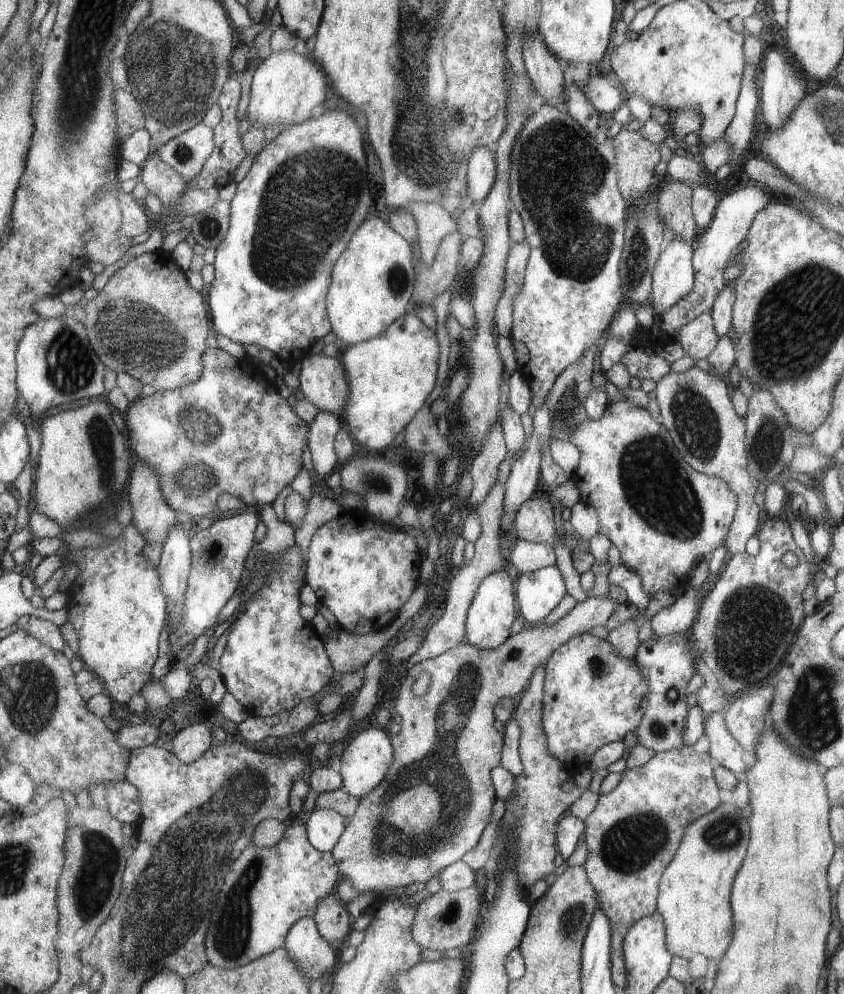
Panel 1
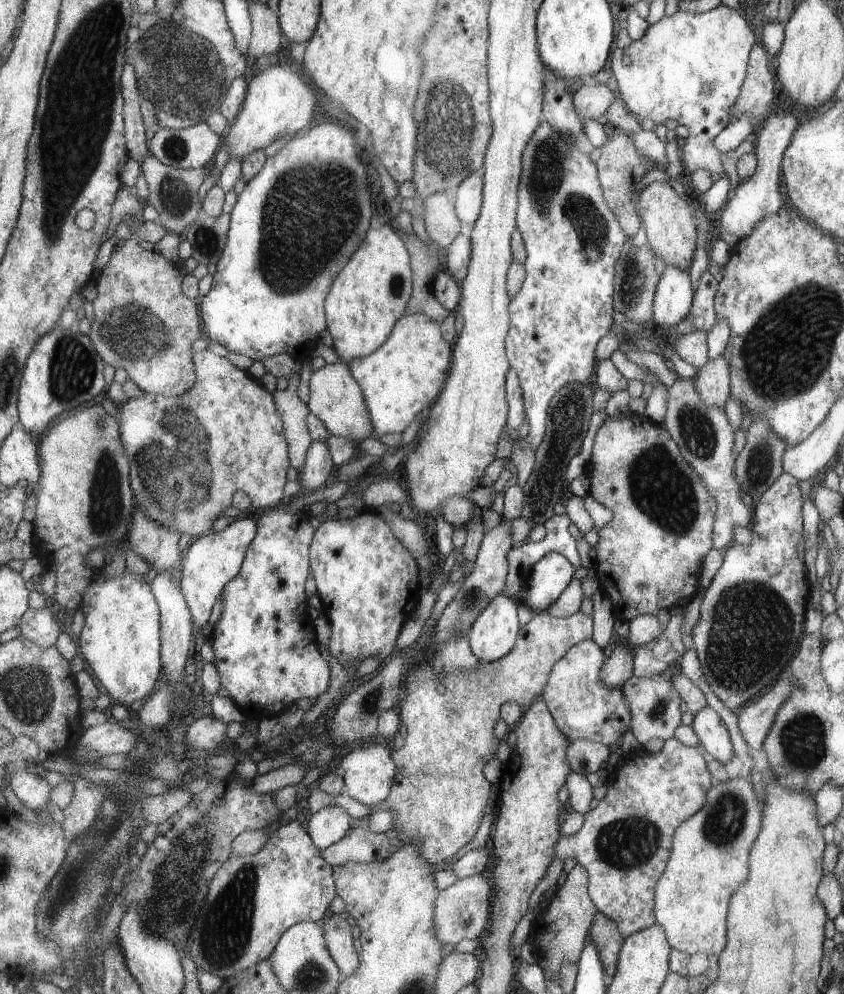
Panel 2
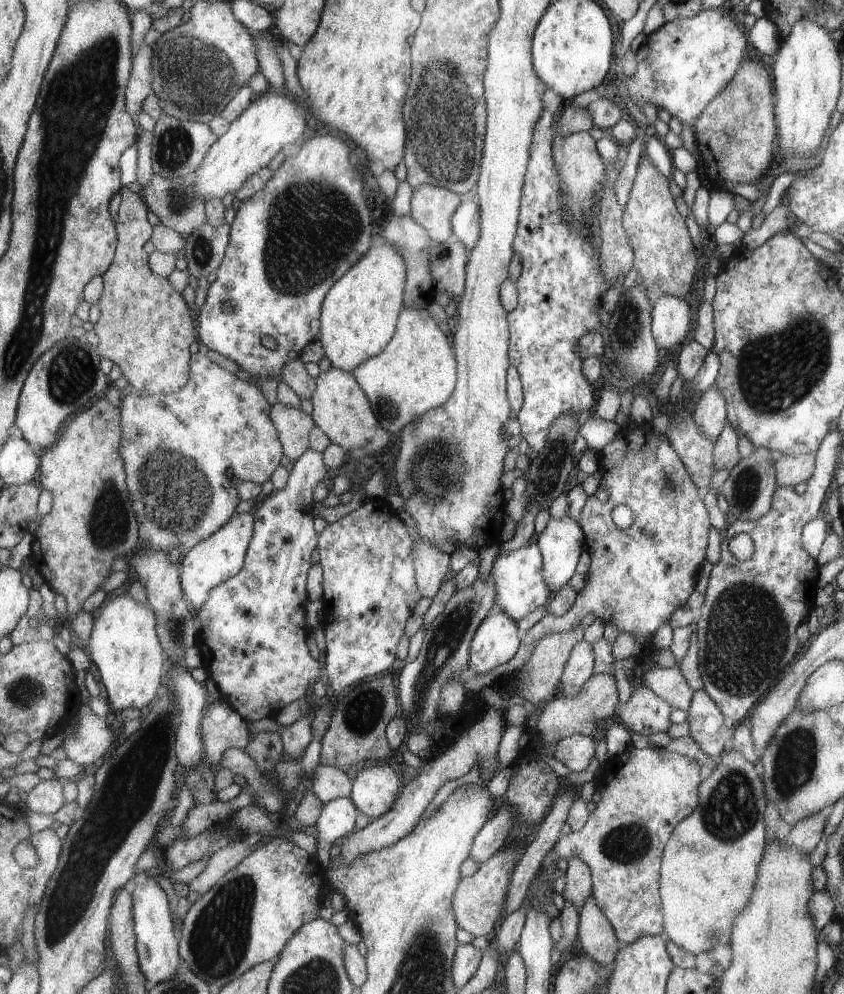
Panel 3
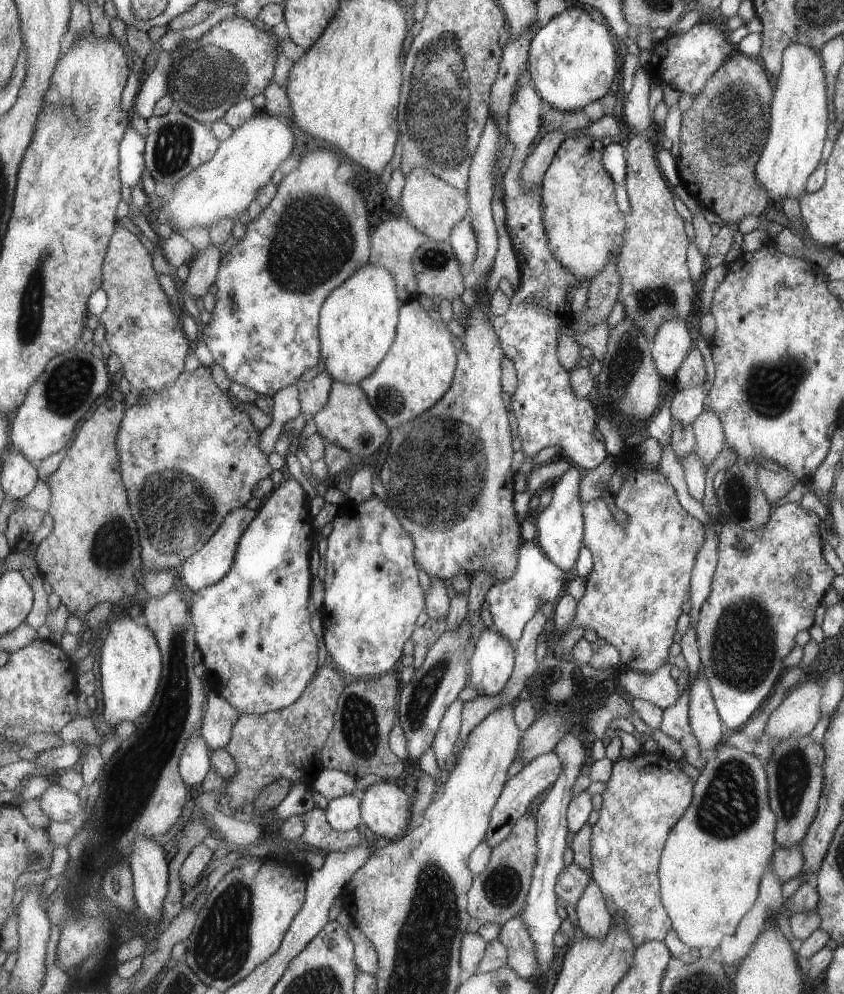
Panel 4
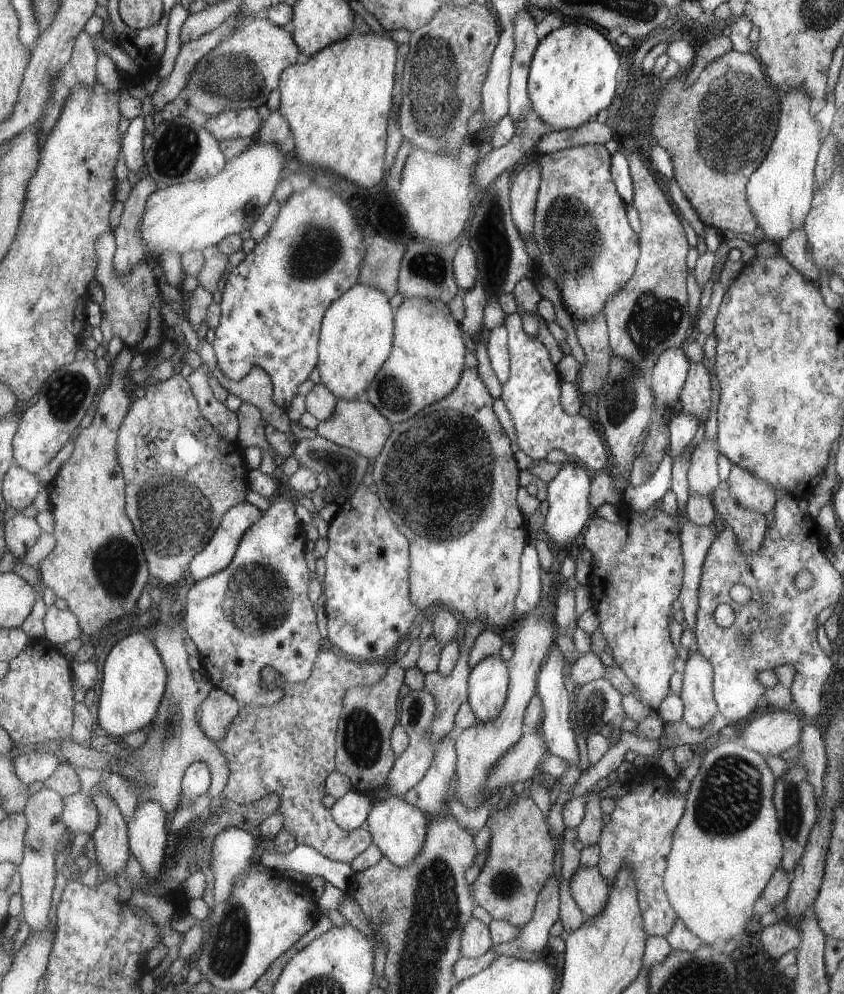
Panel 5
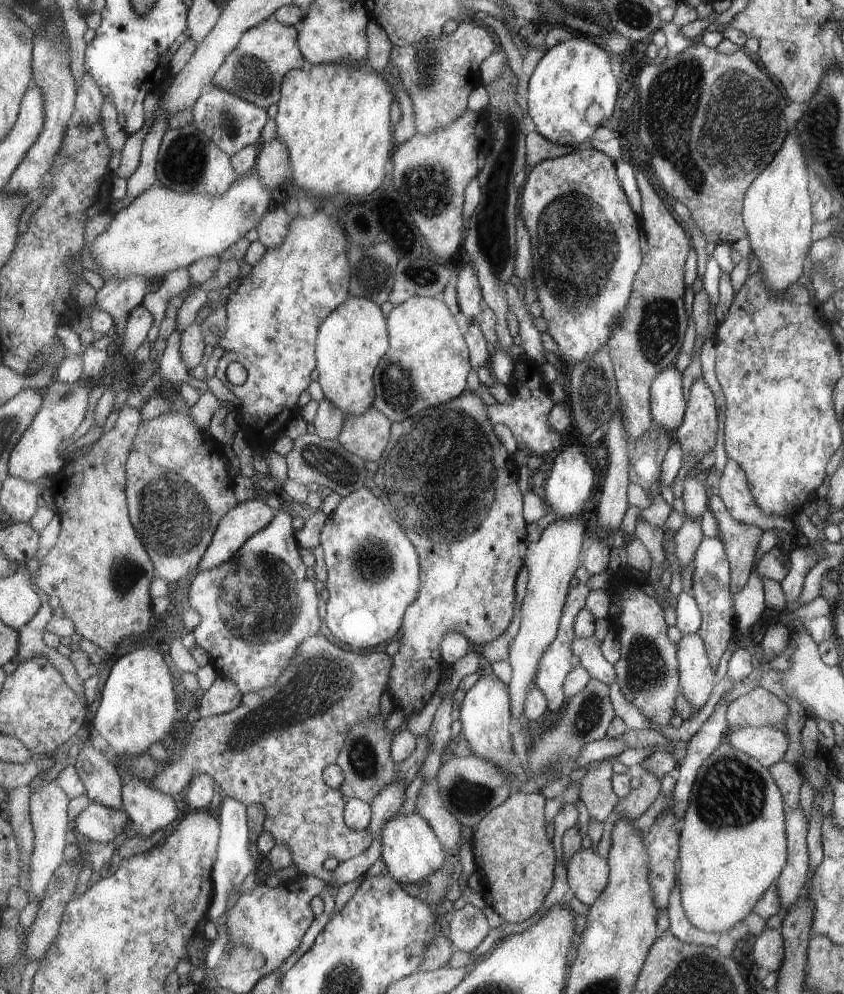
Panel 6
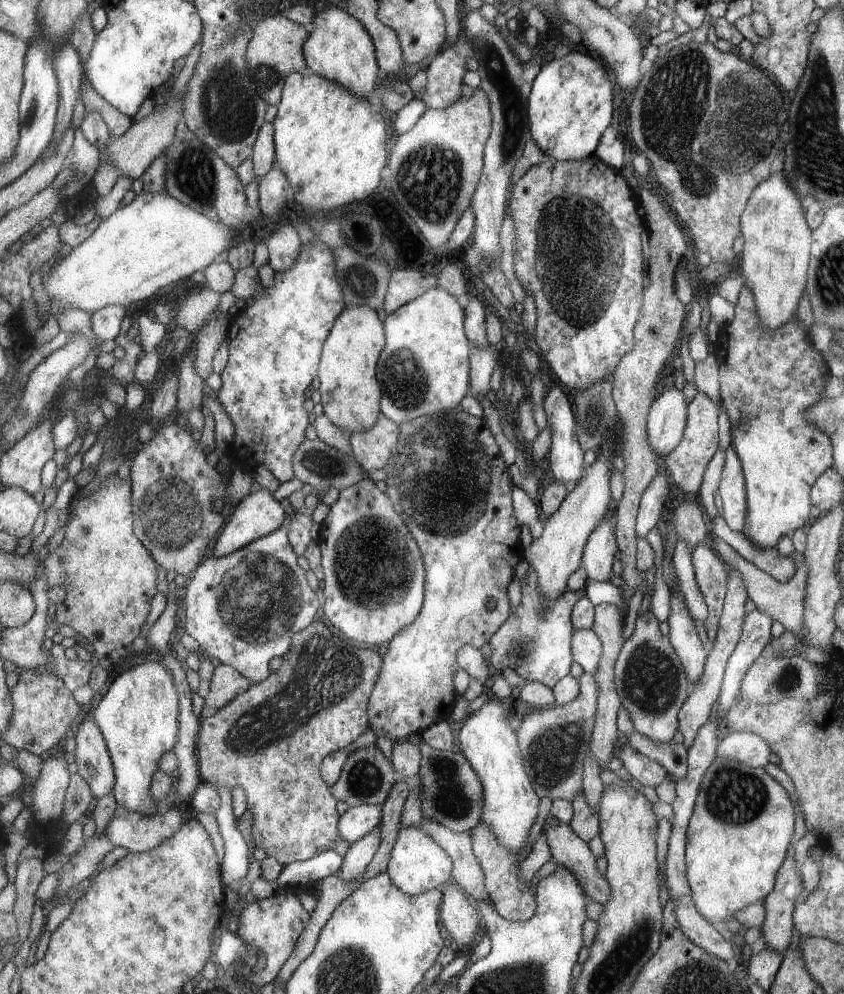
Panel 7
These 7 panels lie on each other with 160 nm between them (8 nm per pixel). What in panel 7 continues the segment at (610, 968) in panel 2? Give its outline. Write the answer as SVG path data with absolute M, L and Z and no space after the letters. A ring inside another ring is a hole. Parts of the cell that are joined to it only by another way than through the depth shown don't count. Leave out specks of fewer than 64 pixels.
M549 815L544 824L545 832L549 832L552 857L559 866L570 868L587 892L592 902L605 904L609 900L609 887L597 870L596 858L588 848L588 842L577 836L569 824L560 822Z

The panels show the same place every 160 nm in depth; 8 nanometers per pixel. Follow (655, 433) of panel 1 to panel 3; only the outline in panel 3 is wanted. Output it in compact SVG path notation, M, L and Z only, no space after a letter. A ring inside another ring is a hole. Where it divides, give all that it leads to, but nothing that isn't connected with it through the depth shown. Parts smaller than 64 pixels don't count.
M650 422L641 425L626 424L617 432L617 436L597 452L599 459L599 488L601 496L597 506L585 506L579 524L585 532L585 550L589 553L590 568L586 573L586 585L580 592L575 606L564 616L557 617L548 613L540 622L526 632L522 639L522 646L516 658L507 665L497 666L486 674L470 675L469 685L472 690L480 690L505 674L517 673L531 658L535 644L545 638L549 632L564 632L581 625L581 620L591 612L605 624L617 628L619 633L633 634L635 640L645 640L645 651L651 652L650 646L653 632L663 623L667 623L669 616L681 606L687 596L693 592L695 574L705 558L705 544L707 544L707 530L709 530L709 516L707 510L697 494L694 480L690 472L683 466L677 452L671 447L669 439L664 435L654 435ZM617 505L627 506L631 510L633 522L627 528L617 528L611 519L611 510Z

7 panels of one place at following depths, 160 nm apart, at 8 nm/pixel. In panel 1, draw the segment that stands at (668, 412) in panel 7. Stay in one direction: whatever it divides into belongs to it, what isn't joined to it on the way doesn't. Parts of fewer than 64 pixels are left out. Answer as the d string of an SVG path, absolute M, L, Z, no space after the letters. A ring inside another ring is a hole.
M668 237L669 244L654 264L654 289L649 304L655 315L672 308L692 289L694 272L692 252L694 244Z

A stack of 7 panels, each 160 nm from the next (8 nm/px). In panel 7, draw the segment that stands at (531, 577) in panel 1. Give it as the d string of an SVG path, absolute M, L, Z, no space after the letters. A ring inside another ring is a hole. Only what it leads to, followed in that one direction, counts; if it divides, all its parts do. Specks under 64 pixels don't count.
M555 386L548 390L544 400L544 410L548 424L552 429L552 443L550 446L550 467L552 474L557 482L570 486L571 489L583 482L587 476L587 467L585 467L585 450L577 434L578 419L575 418L575 410L571 406L569 396L565 394L563 388Z

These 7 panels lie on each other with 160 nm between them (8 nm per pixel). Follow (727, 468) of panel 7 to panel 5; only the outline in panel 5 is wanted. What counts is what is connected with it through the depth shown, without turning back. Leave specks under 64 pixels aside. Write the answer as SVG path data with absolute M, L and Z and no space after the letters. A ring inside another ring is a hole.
M732 465L727 482L729 484L729 496L735 498L735 502L741 504L743 508L755 510L755 512L763 515L774 508L773 486L755 478L749 471Z

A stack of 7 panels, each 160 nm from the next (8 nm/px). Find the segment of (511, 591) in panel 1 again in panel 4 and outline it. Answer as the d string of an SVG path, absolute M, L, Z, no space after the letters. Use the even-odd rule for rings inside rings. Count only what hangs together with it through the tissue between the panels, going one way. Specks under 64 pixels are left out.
M485 628L470 657L470 682L478 695L496 696L514 674L516 649L505 634Z

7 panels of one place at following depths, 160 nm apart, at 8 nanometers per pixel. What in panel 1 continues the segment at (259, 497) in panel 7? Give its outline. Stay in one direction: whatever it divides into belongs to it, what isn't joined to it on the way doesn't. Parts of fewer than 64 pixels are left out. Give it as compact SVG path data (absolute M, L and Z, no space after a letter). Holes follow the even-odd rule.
M241 512L236 516L215 520L208 529L194 530L191 541L192 571L188 578L184 617L182 625L176 631L171 632L169 636L169 648L174 664L178 661L177 653L181 652L189 642L194 642L205 630L215 627L219 612L231 600L231 596L238 592L237 586L241 584L241 576L245 572L245 560L251 552L251 546L255 544L255 532L257 532L260 520L260 515L257 513Z

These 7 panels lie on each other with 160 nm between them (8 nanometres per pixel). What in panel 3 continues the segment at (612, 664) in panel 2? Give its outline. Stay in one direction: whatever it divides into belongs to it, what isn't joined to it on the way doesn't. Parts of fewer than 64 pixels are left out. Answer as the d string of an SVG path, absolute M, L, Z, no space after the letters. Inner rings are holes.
M592 674L577 698L559 696L539 710L537 733L547 744L551 744L553 740L559 742L573 734L590 736L594 731L593 722L603 722L603 718L611 716L617 703L617 690L613 674Z

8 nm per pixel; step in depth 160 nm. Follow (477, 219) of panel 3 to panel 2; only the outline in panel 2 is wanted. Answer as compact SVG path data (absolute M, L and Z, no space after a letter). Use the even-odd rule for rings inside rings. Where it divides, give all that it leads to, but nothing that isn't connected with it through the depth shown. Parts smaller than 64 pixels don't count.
M485 167L470 177L467 177L455 195L456 213L463 222L472 224L472 229L477 219L480 217L484 203L484 174Z

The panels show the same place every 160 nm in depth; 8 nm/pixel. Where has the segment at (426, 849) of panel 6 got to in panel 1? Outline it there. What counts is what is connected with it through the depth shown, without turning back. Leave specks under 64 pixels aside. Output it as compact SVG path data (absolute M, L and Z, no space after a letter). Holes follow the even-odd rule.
M368 728L359 732L342 754L340 773L344 778L344 787L360 799L366 797L383 782L394 760L392 737L387 729Z

